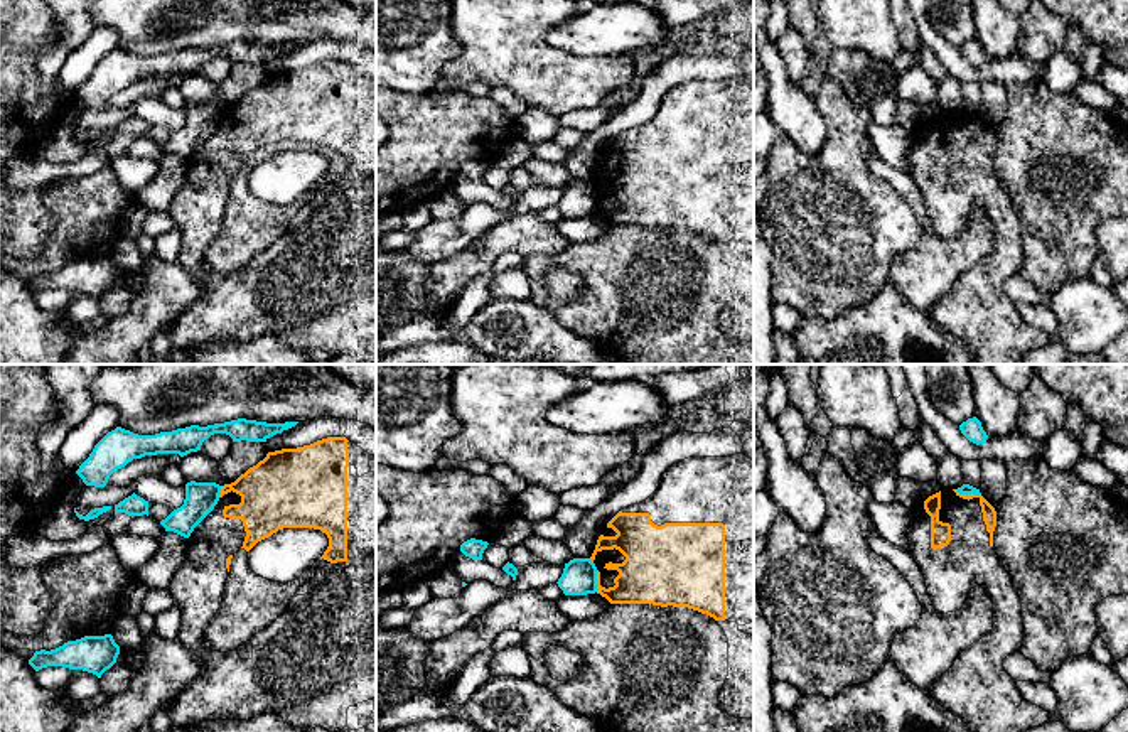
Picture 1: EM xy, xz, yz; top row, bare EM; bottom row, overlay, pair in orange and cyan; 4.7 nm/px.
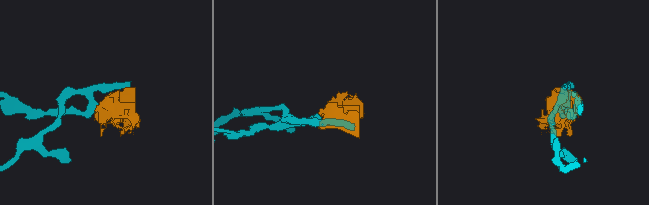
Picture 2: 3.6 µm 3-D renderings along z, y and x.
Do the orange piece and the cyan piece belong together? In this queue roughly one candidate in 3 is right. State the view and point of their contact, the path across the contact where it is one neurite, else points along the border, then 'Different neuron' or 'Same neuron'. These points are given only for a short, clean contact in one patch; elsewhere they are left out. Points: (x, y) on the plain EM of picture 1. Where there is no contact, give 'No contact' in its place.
Touches orange at yz (968, 117). Boundary: yz (955, 112), (965, 117), (980, 117). Different neuron

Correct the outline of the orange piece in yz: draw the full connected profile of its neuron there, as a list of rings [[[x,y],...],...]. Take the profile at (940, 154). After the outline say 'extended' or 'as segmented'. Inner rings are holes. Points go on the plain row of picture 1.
[[[943,111],[912,133],[907,174],[924,197],[936,233],[944,236],[959,233],[976,207],[981,207],[993,224],[991,255],[968,268],[936,302],[929,315],[959,339],[978,364],[1018,364],[1027,353],[1045,346],[1052,337],[1027,324],[1003,290],[1003,282],[1022,268],[1023,243],[1018,213],[993,169],[995,148],[996,133],[981,116]]] | extended

